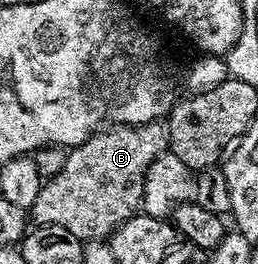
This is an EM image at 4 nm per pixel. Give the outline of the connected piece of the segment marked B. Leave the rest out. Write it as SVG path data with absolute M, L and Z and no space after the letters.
M163 121L154 123L136 123L134 125L107 125L90 135L81 145L67 151L65 169L44 182L37 201L29 208L29 215L38 226L61 225L73 233L73 237L90 241L106 240L129 217L133 217L143 206L143 179L147 176L149 165L158 155L168 150L167 124Z

